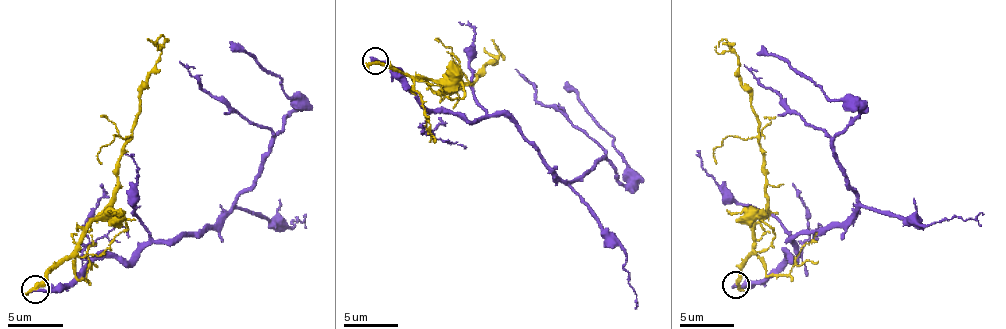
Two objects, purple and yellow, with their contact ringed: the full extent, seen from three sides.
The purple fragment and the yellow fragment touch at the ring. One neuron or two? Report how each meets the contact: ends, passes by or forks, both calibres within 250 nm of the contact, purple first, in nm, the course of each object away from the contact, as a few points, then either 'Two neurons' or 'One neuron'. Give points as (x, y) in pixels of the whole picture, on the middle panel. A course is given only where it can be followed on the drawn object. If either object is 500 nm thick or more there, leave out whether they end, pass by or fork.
At the ring purple ends. At the ring yellow ends. Thickness 320 nm (purple) against 360 nm. Course of purple: (374, 60), (434, 111), (471, 122), (504, 114), (560, 179), (600, 157), (625, 184), (614, 138), (563, 87). Course of yellow: (374, 60), (447, 93), (469, 84), (485, 66), (498, 60), (501, 52), (495, 44). Two neurons

